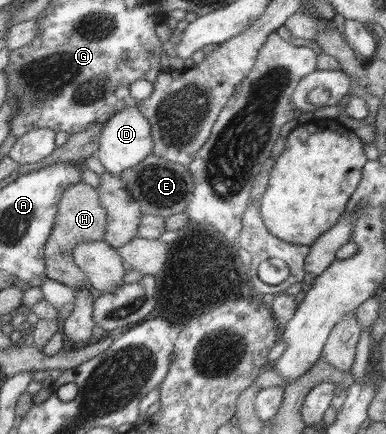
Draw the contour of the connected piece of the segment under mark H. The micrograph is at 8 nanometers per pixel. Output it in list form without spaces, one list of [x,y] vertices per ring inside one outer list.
[[[83,181],[69,186],[69,189],[59,198],[51,232],[43,245],[46,278],[74,290],[84,286],[87,283],[86,276],[74,265],[71,251],[81,242],[103,241],[107,226],[106,218],[106,210],[101,206],[99,194],[95,189],[84,184]]]

